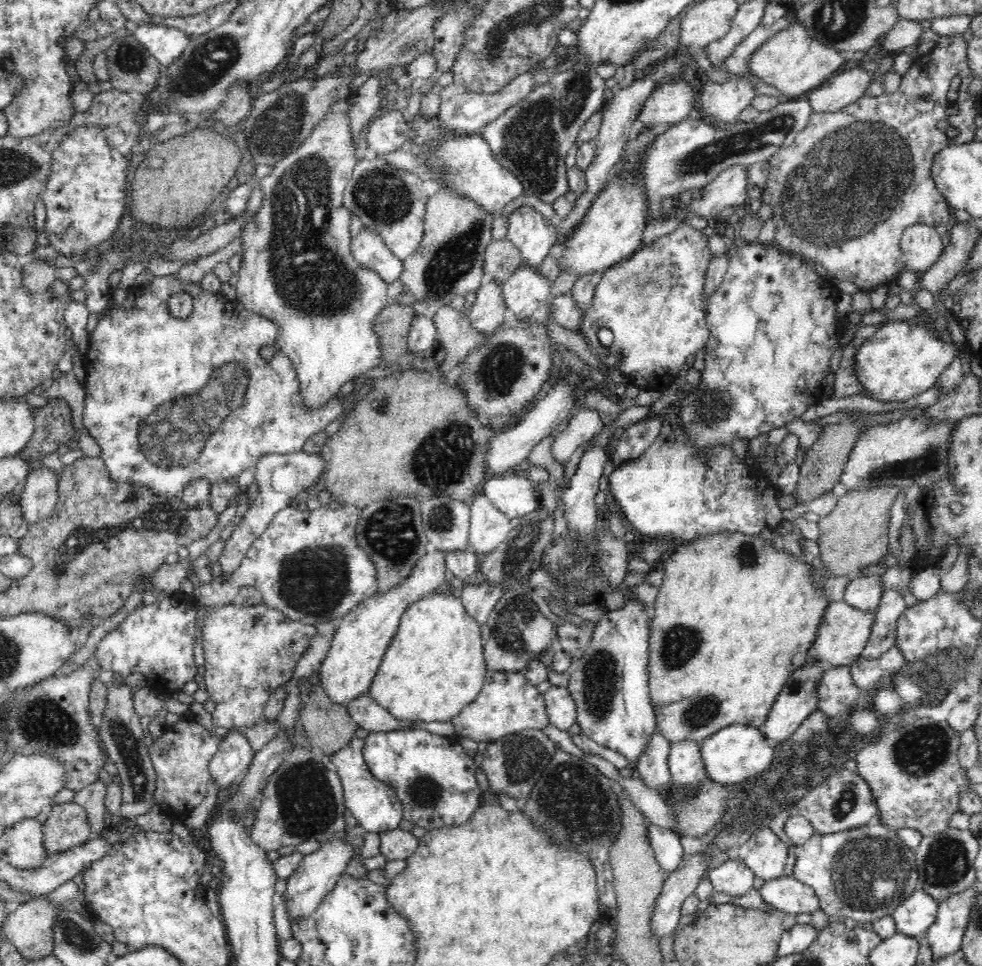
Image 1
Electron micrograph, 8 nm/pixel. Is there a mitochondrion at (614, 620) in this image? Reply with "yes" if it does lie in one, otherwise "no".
no

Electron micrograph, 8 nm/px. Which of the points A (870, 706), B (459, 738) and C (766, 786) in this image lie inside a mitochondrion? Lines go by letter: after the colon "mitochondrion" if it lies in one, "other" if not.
A: other
B: other
C: other

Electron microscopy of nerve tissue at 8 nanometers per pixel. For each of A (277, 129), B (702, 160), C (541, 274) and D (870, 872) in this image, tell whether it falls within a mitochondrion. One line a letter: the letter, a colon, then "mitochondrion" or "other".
A: mitochondrion
B: mitochondrion
C: other
D: mitochondrion

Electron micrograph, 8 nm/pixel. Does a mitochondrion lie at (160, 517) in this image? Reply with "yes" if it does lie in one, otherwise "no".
yes

